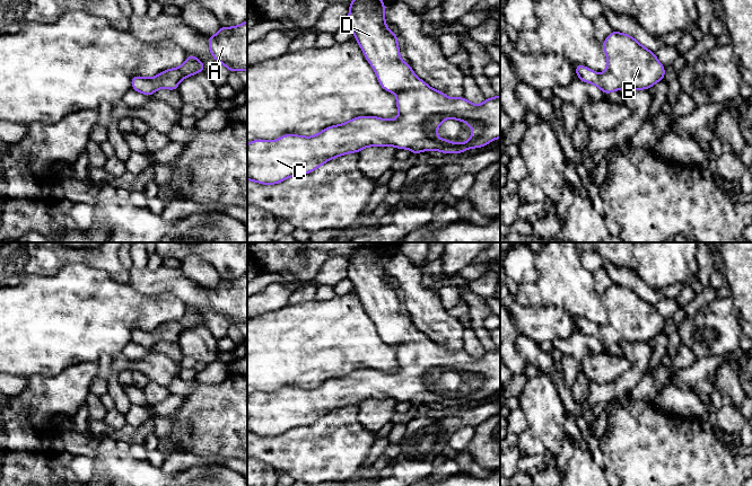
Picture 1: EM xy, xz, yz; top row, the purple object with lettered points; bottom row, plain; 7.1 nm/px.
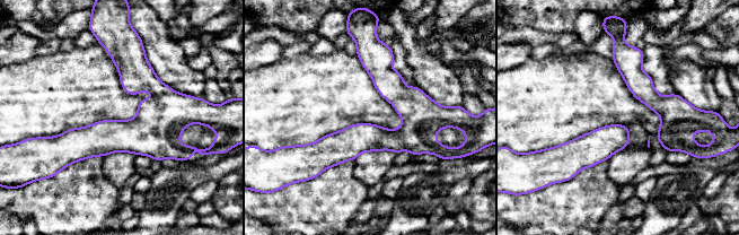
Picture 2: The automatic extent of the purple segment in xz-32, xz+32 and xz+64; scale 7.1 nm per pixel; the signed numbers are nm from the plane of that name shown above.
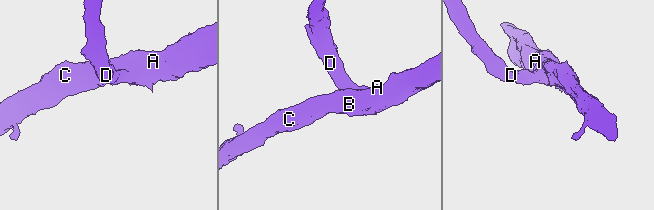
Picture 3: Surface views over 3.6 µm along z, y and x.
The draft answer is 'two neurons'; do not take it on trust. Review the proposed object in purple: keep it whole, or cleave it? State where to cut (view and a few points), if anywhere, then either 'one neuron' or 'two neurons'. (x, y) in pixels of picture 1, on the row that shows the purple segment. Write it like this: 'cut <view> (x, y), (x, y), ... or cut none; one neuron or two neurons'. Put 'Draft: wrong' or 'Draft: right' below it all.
cut none; one neuron
Draft: wrong

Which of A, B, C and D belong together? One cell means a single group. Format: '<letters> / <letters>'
A B C D

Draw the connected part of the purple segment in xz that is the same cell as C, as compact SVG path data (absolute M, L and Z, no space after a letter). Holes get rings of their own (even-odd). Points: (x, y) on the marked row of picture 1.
M352 0L347 26L352 29L353 37L374 69L381 87L397 95L399 117L385 120L377 116L358 116L347 123L325 127L314 136L285 134L274 141L255 139L247 144L247 180L276 185L292 176L311 174L333 158L359 153L370 145L409 149L413 156L430 150L446 154L463 153L471 148L480 149L500 138L500 95L486 98L482 105L474 105L465 97L449 98L428 86L414 74L409 63L400 59L397 34L386 26L384 10L383 0ZM447 118L462 121L472 127L472 135L465 143L451 142L436 135L437 129Z

